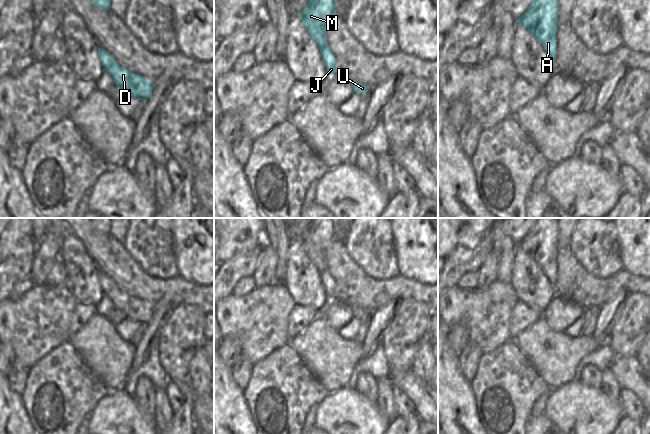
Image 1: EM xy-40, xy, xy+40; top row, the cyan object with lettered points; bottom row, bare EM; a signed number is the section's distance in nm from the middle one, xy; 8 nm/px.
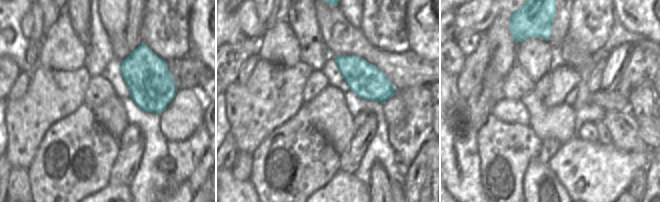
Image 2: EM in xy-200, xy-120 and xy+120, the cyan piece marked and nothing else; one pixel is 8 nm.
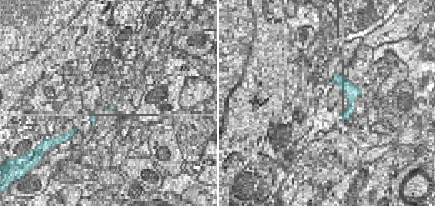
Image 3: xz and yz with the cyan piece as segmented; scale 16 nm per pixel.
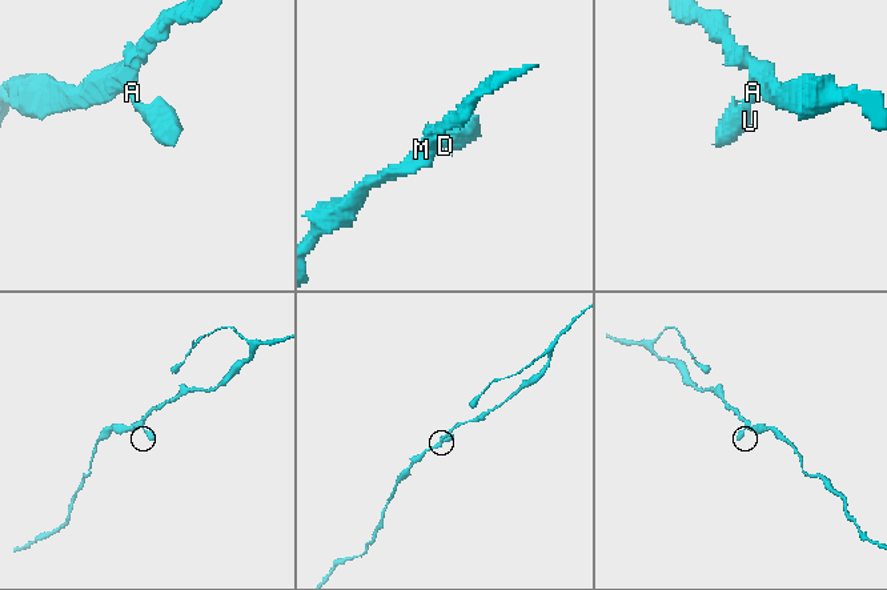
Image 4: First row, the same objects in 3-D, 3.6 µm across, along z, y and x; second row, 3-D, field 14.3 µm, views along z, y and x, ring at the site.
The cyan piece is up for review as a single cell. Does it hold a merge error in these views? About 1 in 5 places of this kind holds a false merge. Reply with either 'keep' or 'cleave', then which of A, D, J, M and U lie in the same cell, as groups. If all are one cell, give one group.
keep; A D J M U

